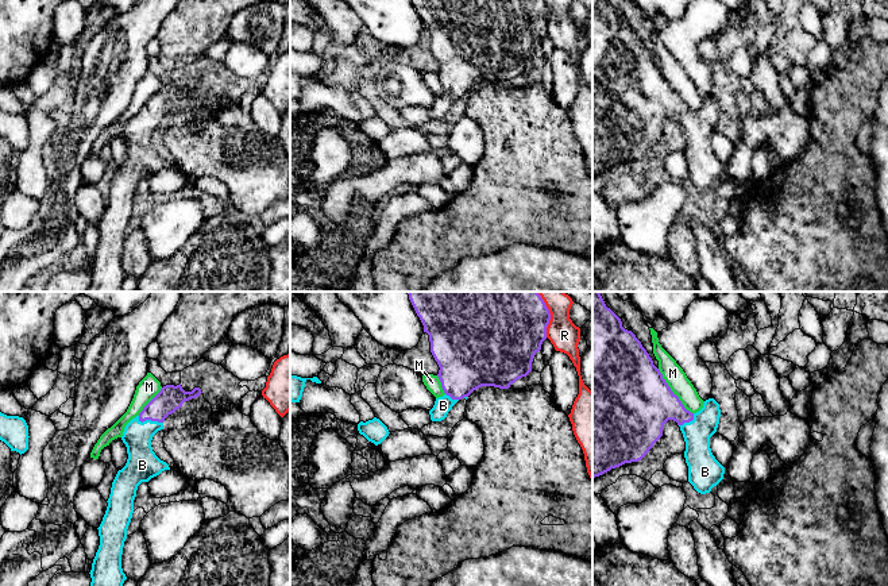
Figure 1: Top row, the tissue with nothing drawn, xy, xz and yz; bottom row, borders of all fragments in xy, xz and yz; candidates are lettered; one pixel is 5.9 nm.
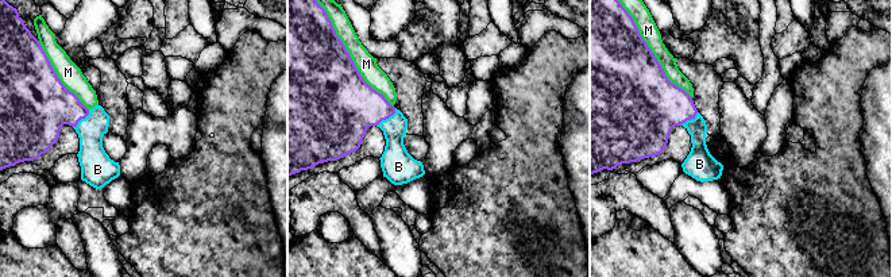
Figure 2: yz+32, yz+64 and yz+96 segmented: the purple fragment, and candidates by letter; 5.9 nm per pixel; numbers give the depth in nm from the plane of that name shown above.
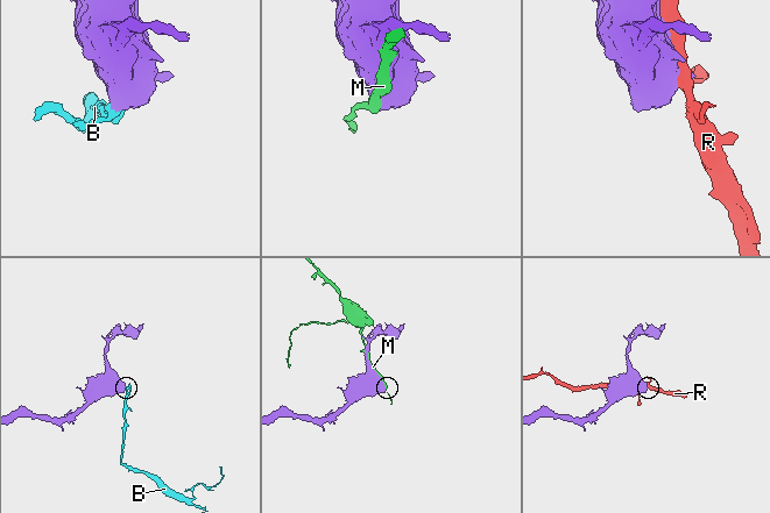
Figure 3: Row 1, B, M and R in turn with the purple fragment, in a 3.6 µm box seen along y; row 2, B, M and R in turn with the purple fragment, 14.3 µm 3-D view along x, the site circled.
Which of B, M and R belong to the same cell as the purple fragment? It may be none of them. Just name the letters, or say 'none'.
B

